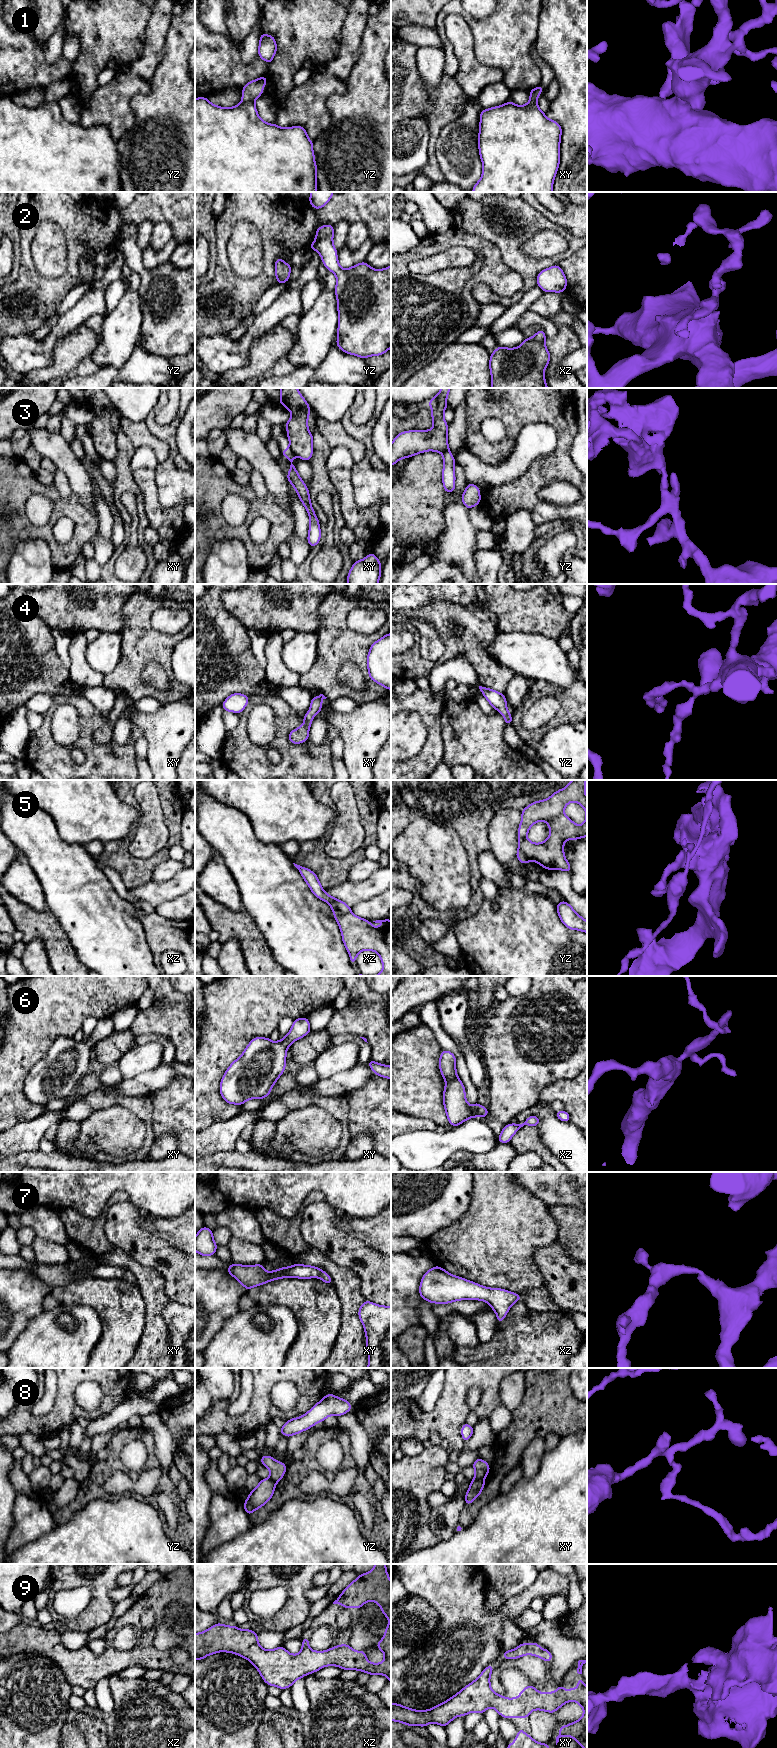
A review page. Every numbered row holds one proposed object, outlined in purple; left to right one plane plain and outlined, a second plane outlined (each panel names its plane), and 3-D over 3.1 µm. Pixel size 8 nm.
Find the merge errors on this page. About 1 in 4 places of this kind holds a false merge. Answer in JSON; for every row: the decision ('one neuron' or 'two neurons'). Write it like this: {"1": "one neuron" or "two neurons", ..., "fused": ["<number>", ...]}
{"1": "one neuron", "2": "one neuron", "3": "two neurons", "4": "one neuron", "5": "two neurons", "6": "one neuron", "7": "one neuron", "8": "two neurons", "9": "one neuron", "fused": ["3", "5", "8"]}

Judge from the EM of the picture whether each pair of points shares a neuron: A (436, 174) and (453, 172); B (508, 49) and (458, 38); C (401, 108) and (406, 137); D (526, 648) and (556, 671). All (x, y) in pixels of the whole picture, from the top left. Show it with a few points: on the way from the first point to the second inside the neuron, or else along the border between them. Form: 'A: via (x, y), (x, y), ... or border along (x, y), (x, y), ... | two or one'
A: border along (434, 151), (435, 158), (445, 179) | two
B: border along (465, 20), (472, 34), (474, 54), (483, 64) | two
C: border along (426, 117), (421, 115), (406, 117), (401, 120) | two
D: via (533, 655), (540, 657), (549, 664) | one

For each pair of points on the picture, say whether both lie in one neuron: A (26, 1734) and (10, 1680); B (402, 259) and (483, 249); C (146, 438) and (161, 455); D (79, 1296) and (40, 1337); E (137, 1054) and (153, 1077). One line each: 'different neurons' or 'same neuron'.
A: same neuron
B: same neuron
C: same neuron
D: different neurons
E: different neurons

